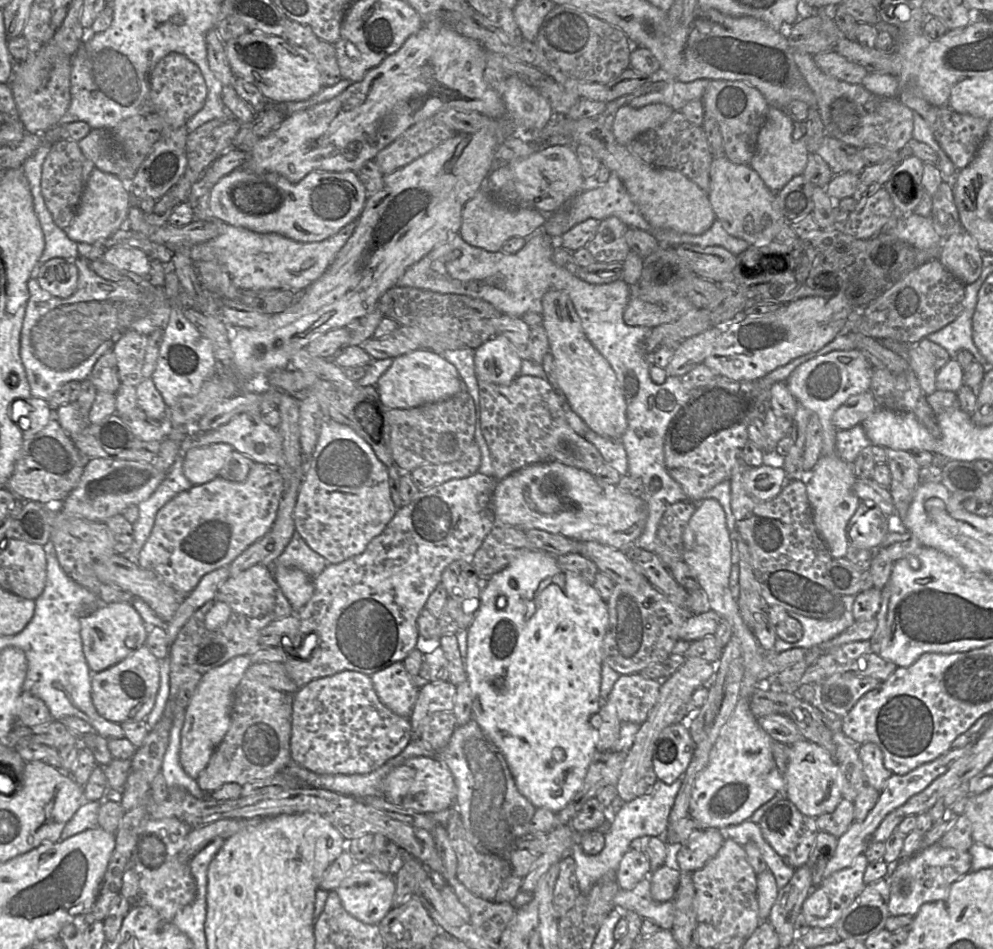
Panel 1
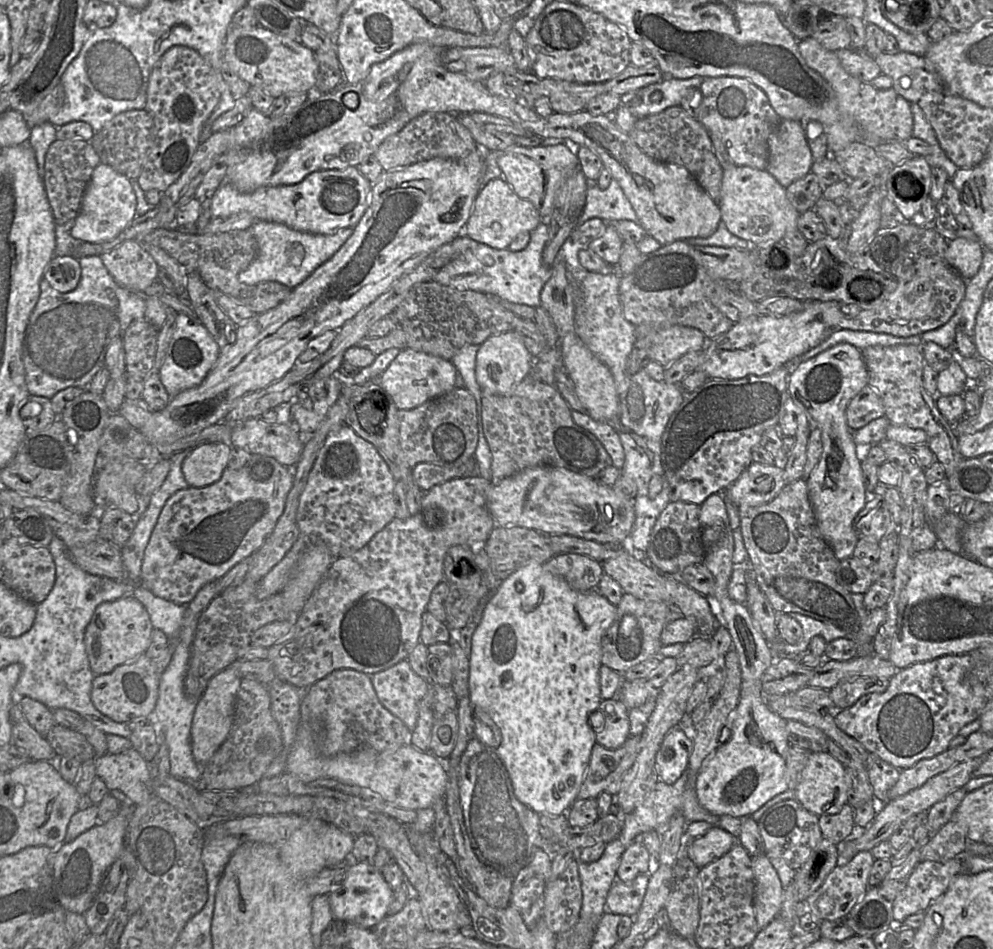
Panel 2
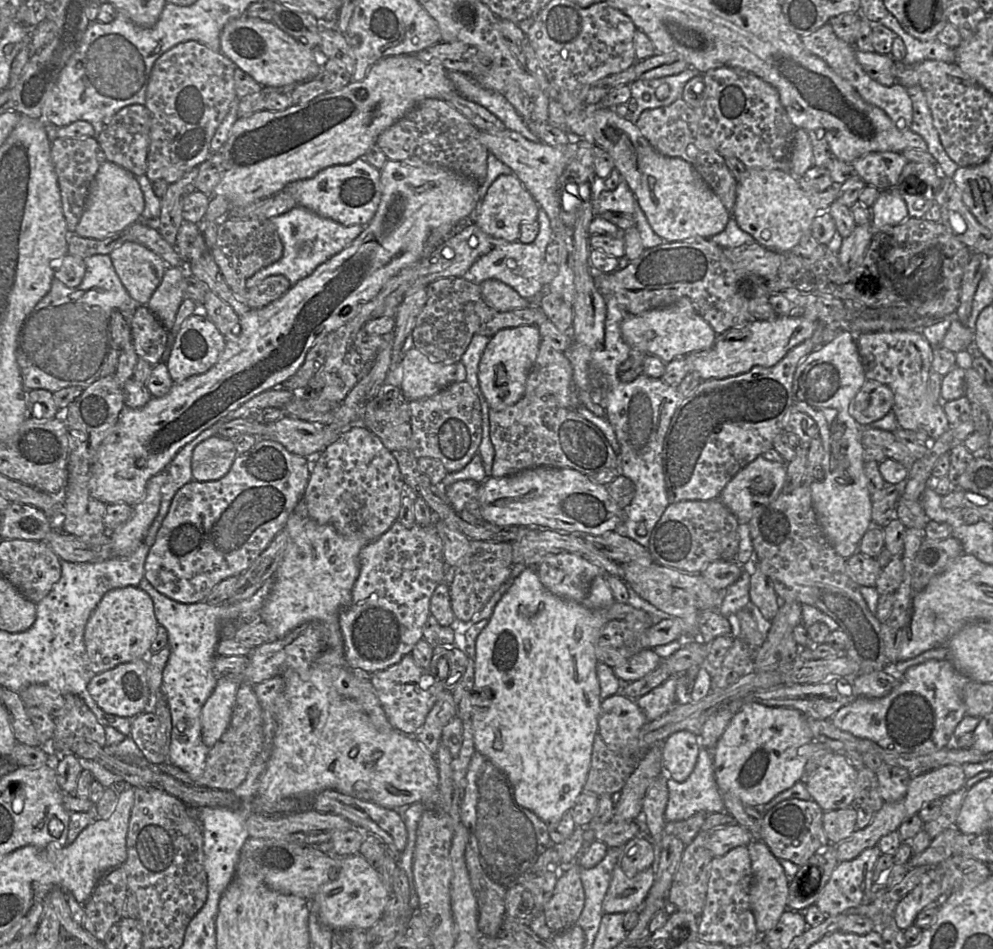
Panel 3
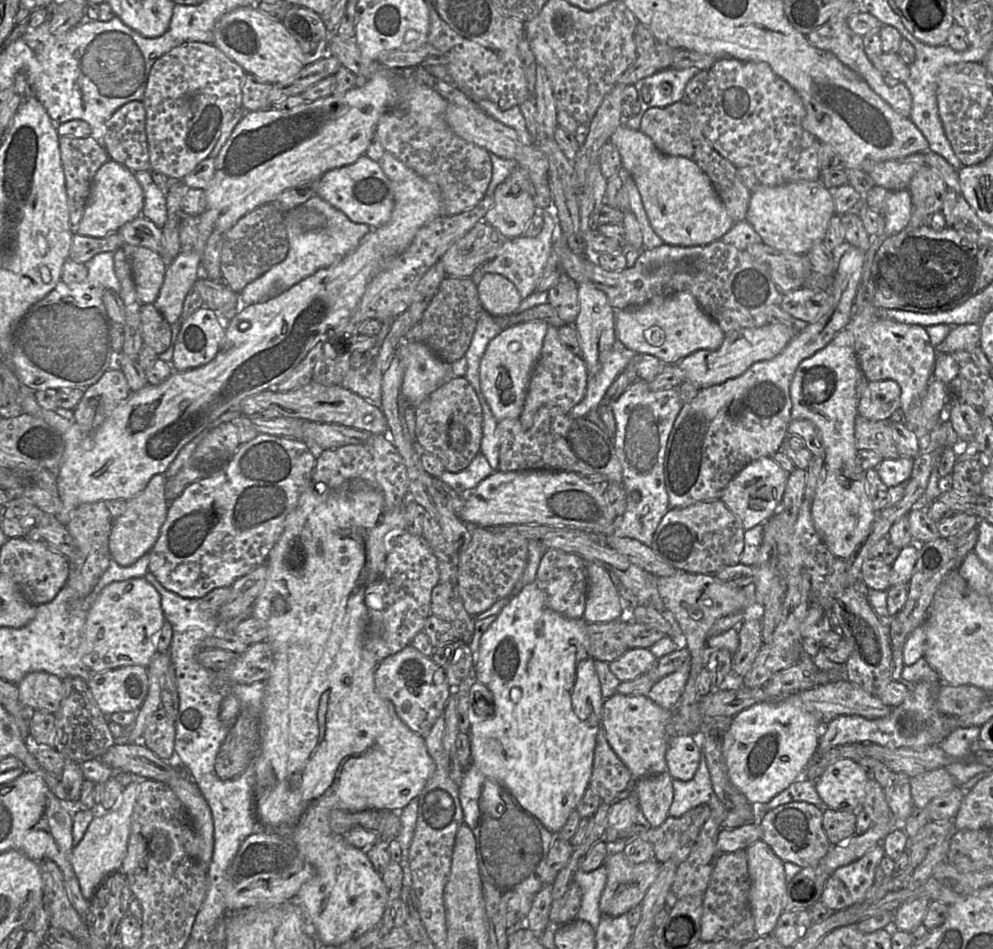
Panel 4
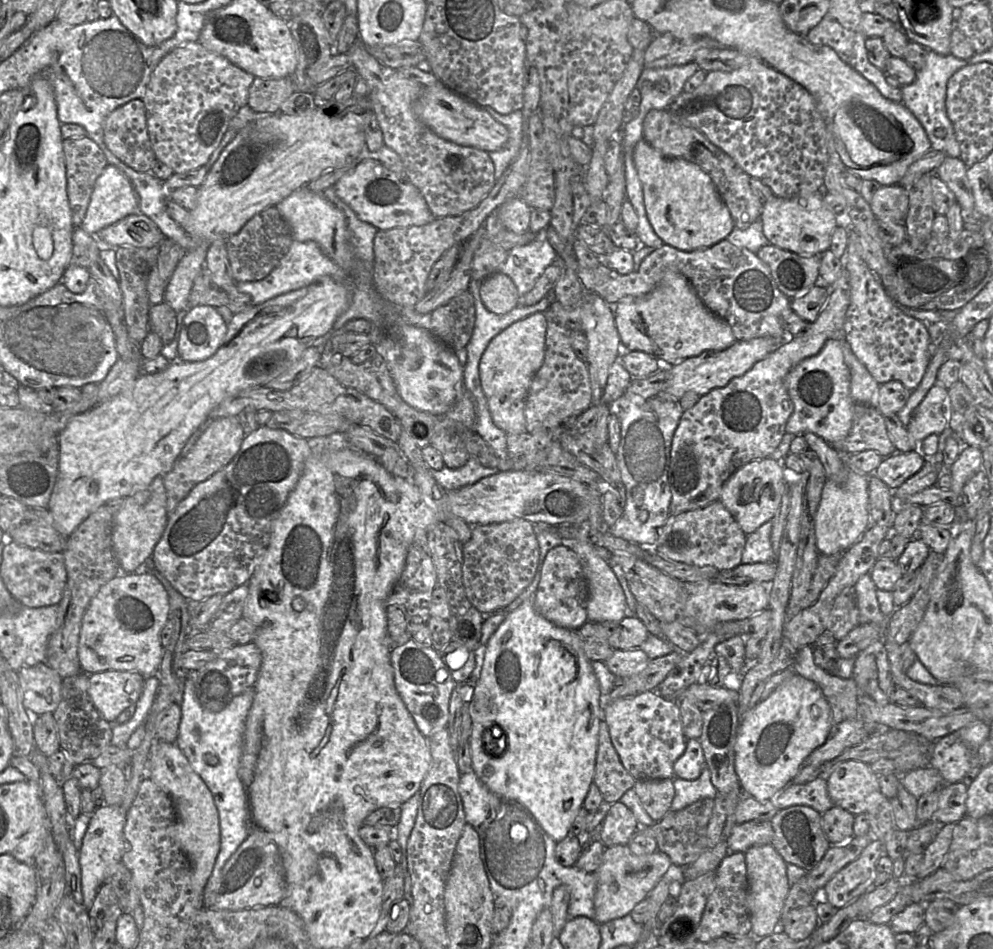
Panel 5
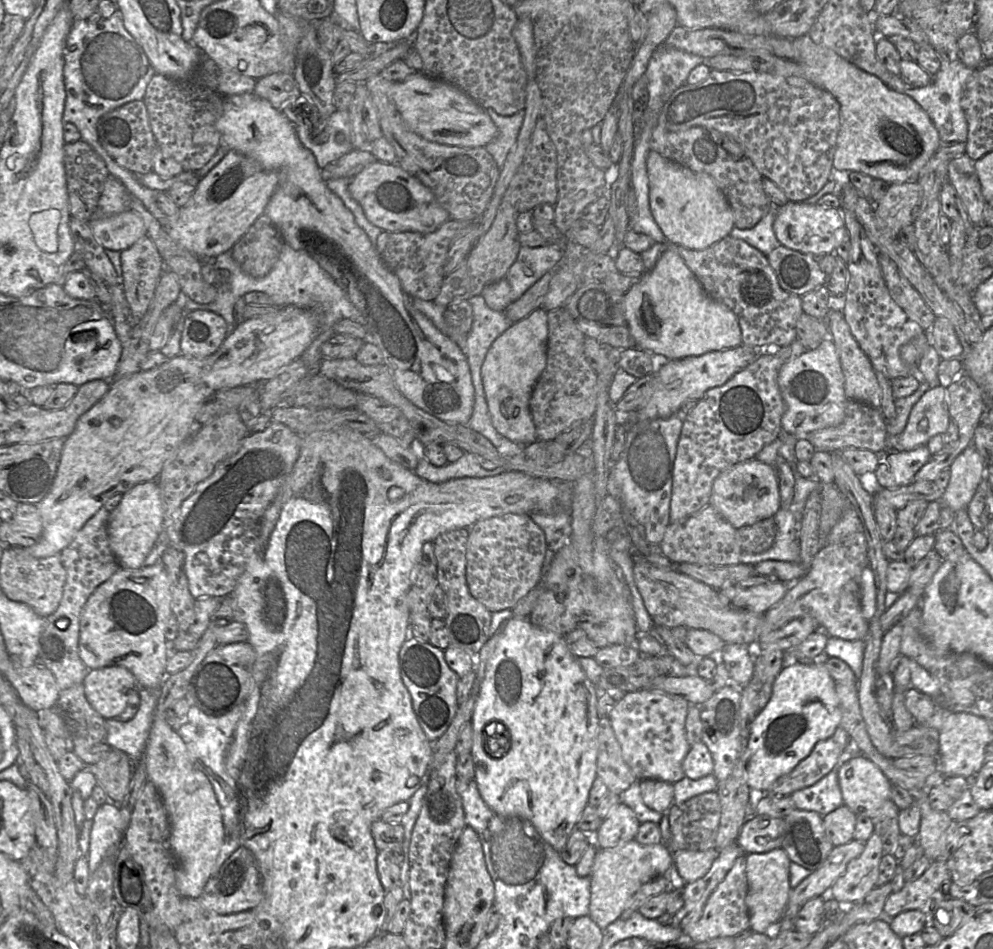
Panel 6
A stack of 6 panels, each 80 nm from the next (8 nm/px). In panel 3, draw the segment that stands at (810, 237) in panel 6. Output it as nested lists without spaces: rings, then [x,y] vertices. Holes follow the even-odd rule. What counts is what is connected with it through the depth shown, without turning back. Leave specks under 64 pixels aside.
[[[747,169],[744,179],[737,184],[731,217],[756,243],[778,253],[788,253],[799,244],[804,235],[809,234],[814,218],[827,212],[836,201],[839,185],[841,184],[833,184],[823,192],[809,194],[800,187],[798,178],[787,171]]]

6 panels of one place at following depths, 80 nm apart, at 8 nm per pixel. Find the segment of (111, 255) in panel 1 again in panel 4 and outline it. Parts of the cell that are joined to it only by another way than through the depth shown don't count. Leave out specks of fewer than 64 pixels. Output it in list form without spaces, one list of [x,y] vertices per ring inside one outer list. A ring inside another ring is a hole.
[[[124,245],[141,304],[153,304],[163,284],[167,264],[161,255],[145,247]]]

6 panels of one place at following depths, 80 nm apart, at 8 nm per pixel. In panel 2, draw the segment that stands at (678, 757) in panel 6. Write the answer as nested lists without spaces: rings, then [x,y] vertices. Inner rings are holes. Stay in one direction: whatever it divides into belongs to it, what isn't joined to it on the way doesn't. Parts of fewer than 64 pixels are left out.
[[[618,698],[602,700],[599,711],[604,716],[602,730],[596,732],[596,743],[615,750],[630,737],[629,709]]]

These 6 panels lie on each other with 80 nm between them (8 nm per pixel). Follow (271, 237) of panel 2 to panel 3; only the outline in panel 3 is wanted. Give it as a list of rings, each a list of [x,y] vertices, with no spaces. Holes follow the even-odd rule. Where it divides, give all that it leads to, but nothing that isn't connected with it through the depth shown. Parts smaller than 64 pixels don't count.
[[[296,206],[287,213],[272,217],[270,220],[275,225],[283,244],[282,257],[248,278],[247,288],[252,288],[273,275],[282,275],[292,285],[296,284],[310,275],[319,265],[347,247],[364,229],[363,225],[343,225],[332,219],[321,217],[301,206]]]

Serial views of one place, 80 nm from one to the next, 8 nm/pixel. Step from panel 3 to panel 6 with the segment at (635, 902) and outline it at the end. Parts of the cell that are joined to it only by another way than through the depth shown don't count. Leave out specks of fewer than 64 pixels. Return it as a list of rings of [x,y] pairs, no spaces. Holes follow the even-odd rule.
[[[633,839],[614,848],[598,848],[590,875],[590,918],[601,930],[605,929],[620,918],[628,901],[643,884],[662,876],[672,863],[673,858],[663,842],[642,845]],[[716,848],[705,851],[680,850],[674,853],[674,863],[685,883],[690,883],[708,873],[719,852]]]

